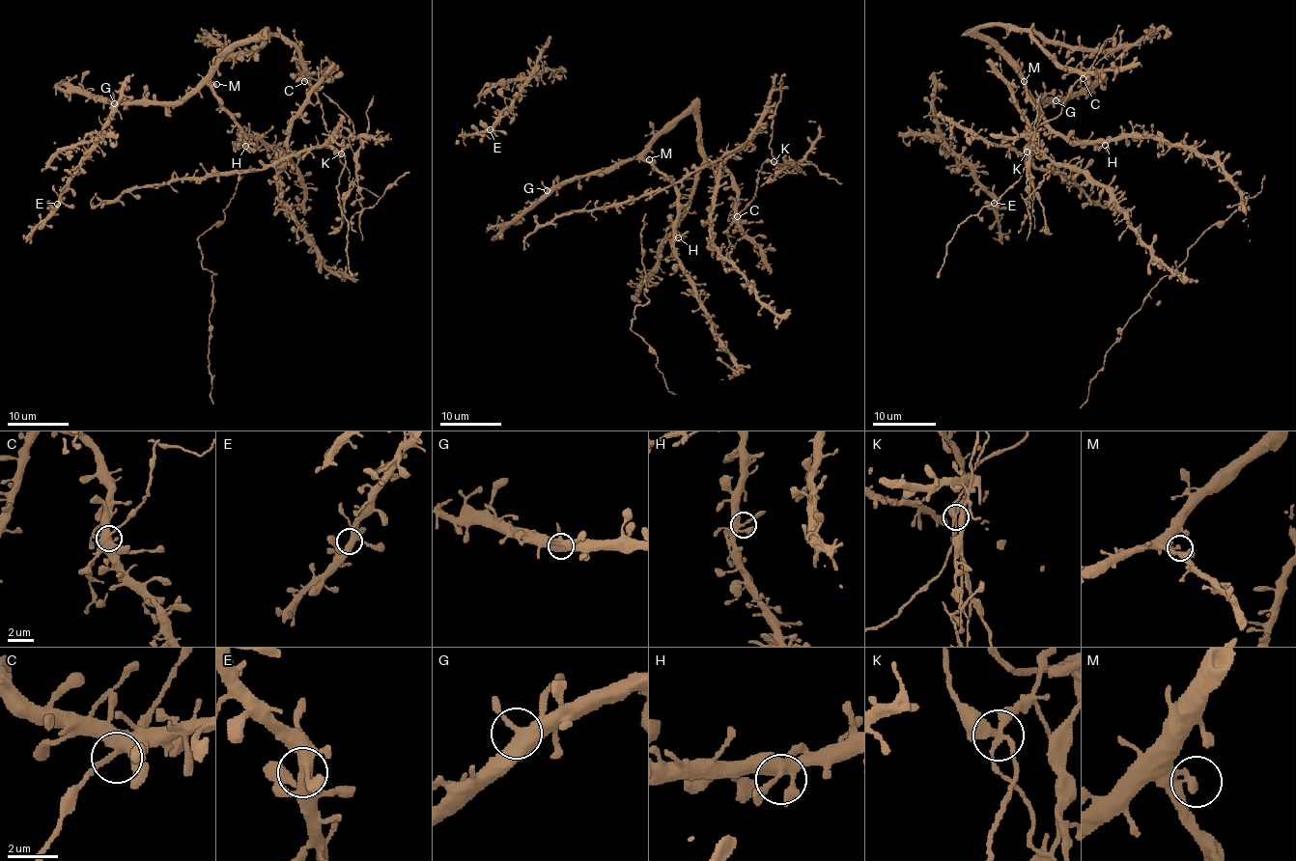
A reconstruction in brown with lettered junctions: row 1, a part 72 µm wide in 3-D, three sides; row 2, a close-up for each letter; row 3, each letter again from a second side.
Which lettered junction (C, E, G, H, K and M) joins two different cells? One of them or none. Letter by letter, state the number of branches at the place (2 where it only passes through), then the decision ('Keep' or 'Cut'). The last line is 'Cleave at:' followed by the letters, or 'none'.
C: Branches: 4. Keep
E: Branches: 5. Keep
G: Branches: 3. Keep
H: Branches: 4. Keep
K: Branches: 4. Cut
M: Branches: 2. Keep
Cleave at: K

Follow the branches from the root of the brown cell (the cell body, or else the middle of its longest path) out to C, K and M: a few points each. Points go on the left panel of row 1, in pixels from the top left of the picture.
C: (244, 143), (244, 132), (211, 80), (218, 63), (268, 30), (296, 49), (304, 81)
K: (244, 143), (211, 73), (230, 50), (268, 30), (296, 49), (329, 143), (342, 153)
M: (244, 143), (244, 132), (213, 89), (216, 84)

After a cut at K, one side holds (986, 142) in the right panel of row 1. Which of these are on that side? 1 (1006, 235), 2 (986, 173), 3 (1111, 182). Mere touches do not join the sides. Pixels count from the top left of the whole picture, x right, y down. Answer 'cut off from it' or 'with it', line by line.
1: cut off from it
2: cut off from it
3: cut off from it

